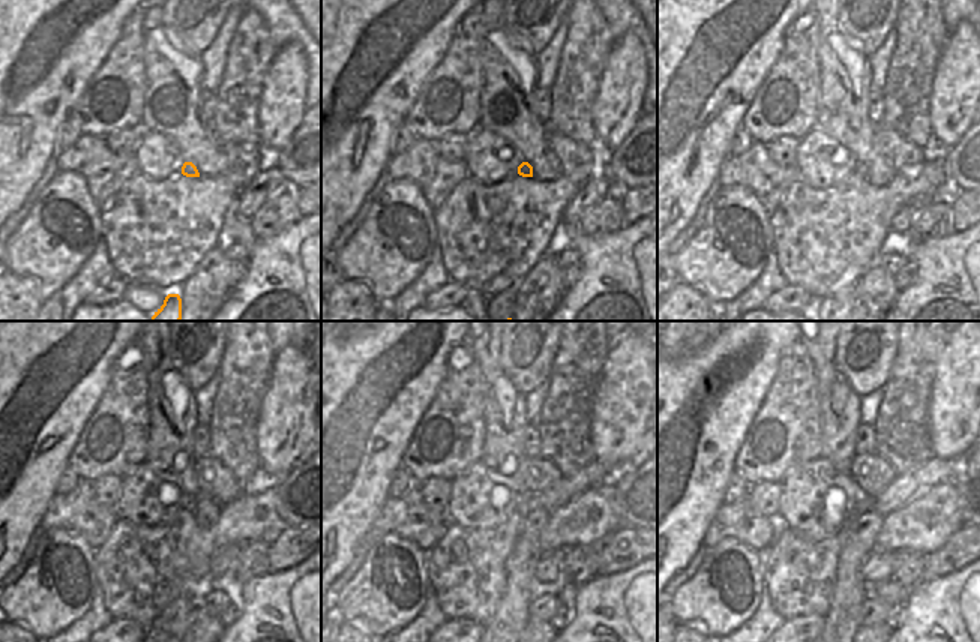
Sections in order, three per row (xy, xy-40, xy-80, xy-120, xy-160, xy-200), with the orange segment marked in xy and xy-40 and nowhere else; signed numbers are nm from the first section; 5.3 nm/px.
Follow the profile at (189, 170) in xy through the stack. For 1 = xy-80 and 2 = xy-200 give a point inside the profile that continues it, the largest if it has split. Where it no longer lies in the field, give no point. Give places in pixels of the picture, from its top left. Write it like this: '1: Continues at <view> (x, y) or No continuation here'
1: Continues at xy-80 (860, 168)
2: Continues at xy-200 (934, 471)

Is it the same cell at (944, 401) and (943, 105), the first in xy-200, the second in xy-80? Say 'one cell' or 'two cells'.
one cell

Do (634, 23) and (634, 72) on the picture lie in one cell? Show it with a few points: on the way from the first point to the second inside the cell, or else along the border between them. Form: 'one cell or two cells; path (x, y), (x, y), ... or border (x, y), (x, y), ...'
two cells; border (614, 39), (631, 32), (641, 44)

